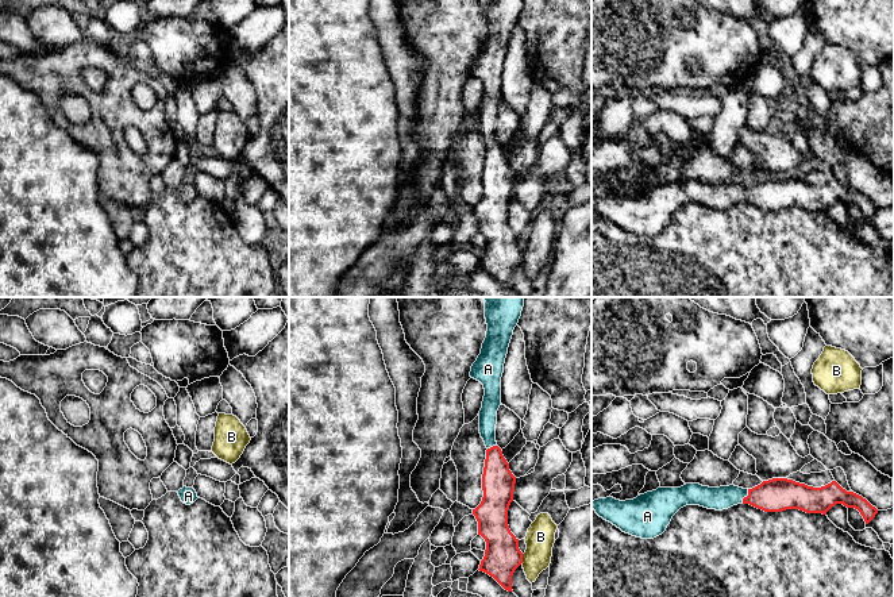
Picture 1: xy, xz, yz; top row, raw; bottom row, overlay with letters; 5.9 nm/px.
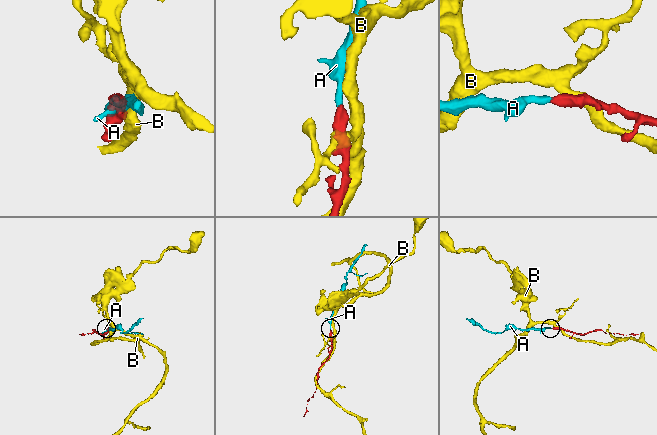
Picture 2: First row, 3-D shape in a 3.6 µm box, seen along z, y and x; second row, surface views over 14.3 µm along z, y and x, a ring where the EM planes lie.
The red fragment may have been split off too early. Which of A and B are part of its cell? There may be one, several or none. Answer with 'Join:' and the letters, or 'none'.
Join: A

